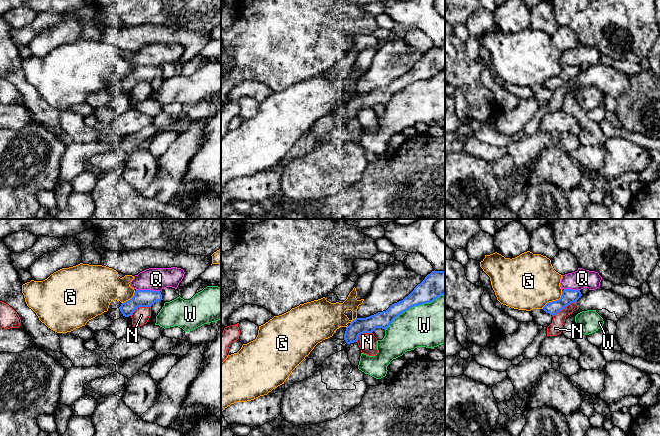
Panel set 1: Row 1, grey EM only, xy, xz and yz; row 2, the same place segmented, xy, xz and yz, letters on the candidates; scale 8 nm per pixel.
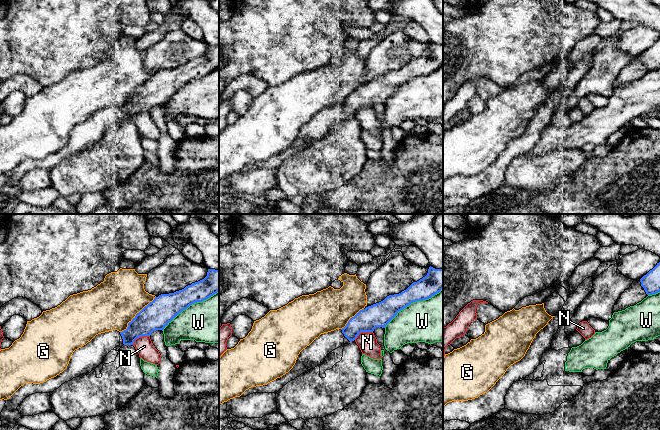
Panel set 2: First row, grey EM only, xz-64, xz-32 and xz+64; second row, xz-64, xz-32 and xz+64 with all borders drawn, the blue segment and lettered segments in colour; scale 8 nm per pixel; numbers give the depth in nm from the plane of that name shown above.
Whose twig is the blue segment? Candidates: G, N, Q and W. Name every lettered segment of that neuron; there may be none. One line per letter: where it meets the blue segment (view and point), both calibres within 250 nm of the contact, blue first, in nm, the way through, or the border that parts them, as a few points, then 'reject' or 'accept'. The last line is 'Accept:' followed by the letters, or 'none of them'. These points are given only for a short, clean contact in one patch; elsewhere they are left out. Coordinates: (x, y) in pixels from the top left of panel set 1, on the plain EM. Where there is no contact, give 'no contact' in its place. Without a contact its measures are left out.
G: meets blue in yz at (554, 77); 120 nm thick on the blue side, 440 nm on the other; reject
N: meets blue in yz at (564, 83); 120 nm thick on the blue side, 110 nm on the other; border along yz (576, 77), (568, 80), (553, 92); reject
Q: meets blue in xy at (148, 66); 140 nm thick on the blue side, 190 nm on the other; reject
W: meets blue in xz at (413, 82); 200 nm thick on the blue side, 360 nm on the other; reject
Accept: none of them

